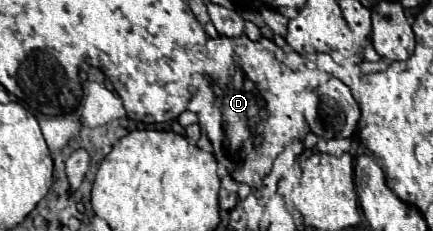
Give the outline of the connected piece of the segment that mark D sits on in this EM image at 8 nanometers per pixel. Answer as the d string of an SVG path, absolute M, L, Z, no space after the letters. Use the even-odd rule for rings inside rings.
M244 35L236 39L216 37L206 41L206 51L206 73L212 99L206 101L206 109L198 111L200 125L210 145L216 149L216 157L222 153L230 161L228 177L256 189L262 177L270 173L274 159L288 145L308 135L310 129L304 121L304 103L310 91L317 91L315 83L317 86L318 82L314 75L308 77L302 71L290 69L278 57L280 51L270 39L250 41ZM298 93L299 102L303 102L300 107L296 103Z

